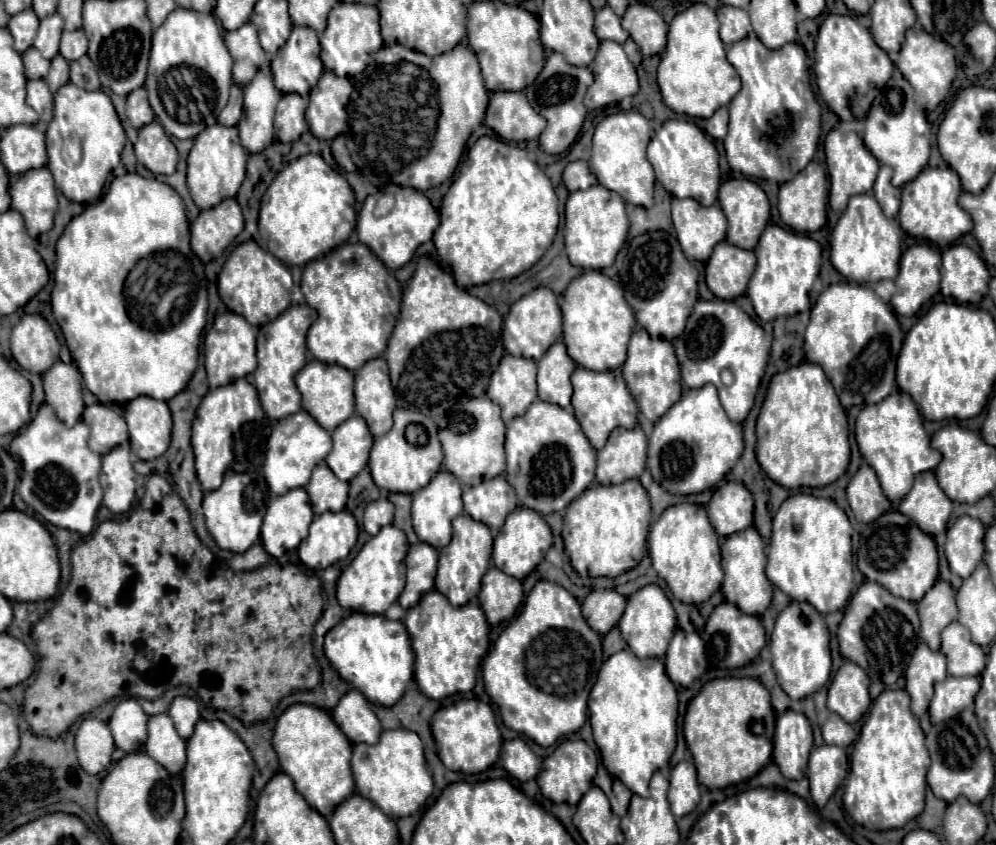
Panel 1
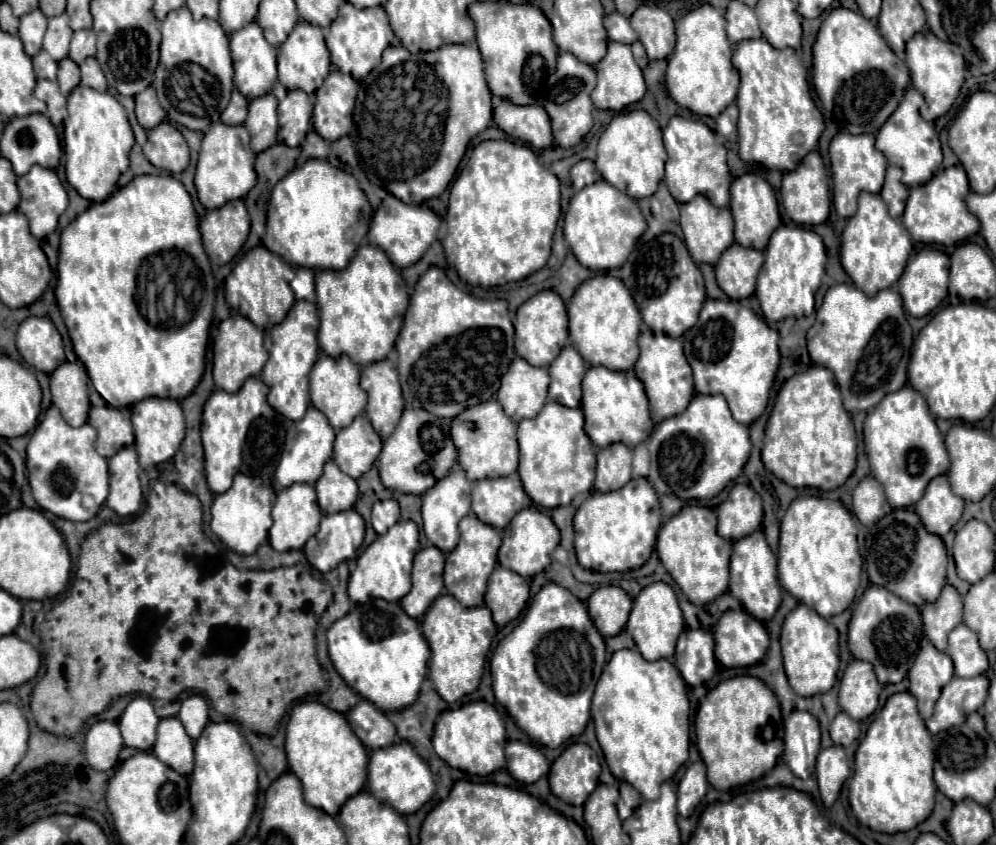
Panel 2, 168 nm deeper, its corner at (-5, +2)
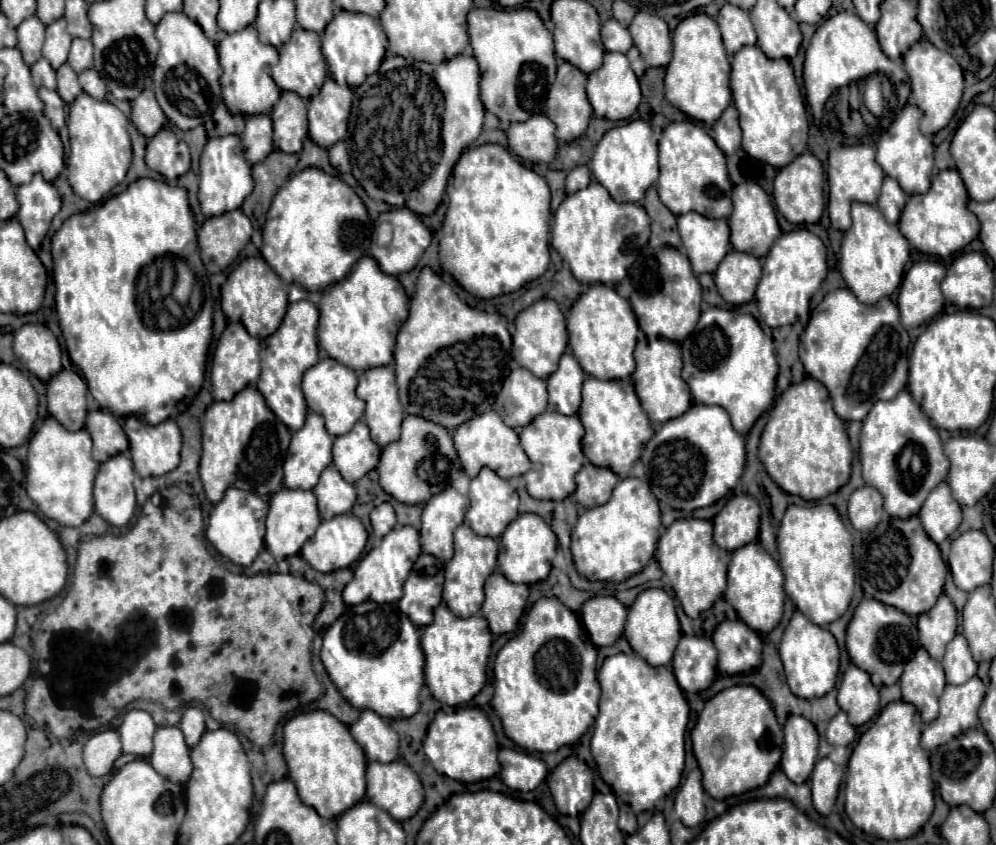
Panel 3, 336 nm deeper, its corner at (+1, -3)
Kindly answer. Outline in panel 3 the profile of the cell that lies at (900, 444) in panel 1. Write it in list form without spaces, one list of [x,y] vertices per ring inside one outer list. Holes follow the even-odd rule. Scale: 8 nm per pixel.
[[[905,389],[891,401],[877,401],[863,419],[859,457],[865,483],[881,491],[885,511],[899,519],[917,515],[929,491],[945,481],[949,471],[937,429]]]

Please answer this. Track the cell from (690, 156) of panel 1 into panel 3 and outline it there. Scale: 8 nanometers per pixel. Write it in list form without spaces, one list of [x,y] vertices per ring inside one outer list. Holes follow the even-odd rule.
[[[689,121],[667,125],[659,141],[659,165],[661,175],[657,181],[657,191],[661,203],[673,215],[697,211],[711,219],[723,219],[731,213],[733,183],[727,175],[725,155],[701,127]]]

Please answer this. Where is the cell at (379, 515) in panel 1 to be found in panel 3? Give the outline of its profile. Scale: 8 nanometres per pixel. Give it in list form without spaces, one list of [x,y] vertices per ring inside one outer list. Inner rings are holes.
[[[381,503],[371,511],[371,525],[373,525],[373,535],[377,539],[381,539],[383,535],[387,535],[393,525],[395,525],[395,511],[389,503]]]

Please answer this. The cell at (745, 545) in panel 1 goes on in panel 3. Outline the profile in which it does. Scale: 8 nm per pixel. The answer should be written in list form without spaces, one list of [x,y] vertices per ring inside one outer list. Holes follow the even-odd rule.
[[[747,543],[731,553],[731,563],[727,569],[729,587],[725,591],[725,601],[737,611],[741,621],[745,621],[753,631],[765,635],[769,633],[783,617],[783,573],[777,561],[757,543]]]

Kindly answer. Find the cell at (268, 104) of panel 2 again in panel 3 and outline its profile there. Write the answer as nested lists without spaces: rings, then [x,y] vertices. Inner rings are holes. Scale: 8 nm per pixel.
[[[247,115],[245,117],[245,131],[241,141],[245,145],[245,159],[253,165],[263,161],[273,151],[271,139],[273,127],[269,115]]]

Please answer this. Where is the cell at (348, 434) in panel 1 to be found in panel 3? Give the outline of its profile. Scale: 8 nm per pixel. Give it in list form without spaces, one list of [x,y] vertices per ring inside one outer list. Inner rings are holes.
[[[357,423],[349,433],[335,437],[333,443],[333,465],[349,483],[359,481],[379,463],[381,447],[373,443],[369,437],[369,427],[365,423]]]

